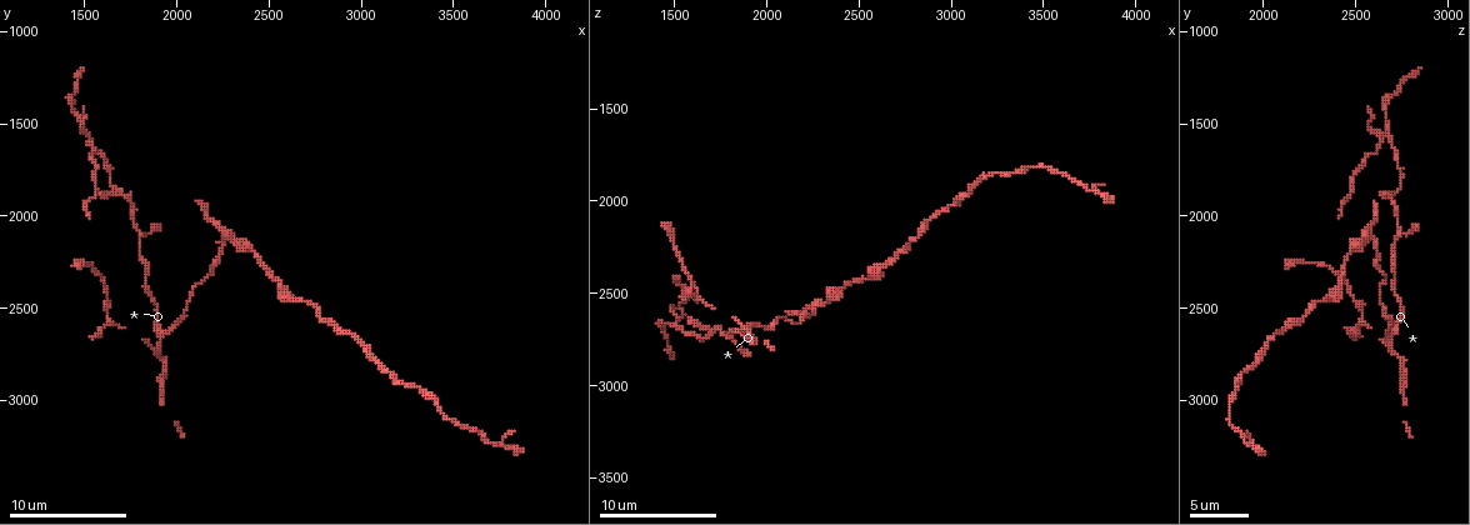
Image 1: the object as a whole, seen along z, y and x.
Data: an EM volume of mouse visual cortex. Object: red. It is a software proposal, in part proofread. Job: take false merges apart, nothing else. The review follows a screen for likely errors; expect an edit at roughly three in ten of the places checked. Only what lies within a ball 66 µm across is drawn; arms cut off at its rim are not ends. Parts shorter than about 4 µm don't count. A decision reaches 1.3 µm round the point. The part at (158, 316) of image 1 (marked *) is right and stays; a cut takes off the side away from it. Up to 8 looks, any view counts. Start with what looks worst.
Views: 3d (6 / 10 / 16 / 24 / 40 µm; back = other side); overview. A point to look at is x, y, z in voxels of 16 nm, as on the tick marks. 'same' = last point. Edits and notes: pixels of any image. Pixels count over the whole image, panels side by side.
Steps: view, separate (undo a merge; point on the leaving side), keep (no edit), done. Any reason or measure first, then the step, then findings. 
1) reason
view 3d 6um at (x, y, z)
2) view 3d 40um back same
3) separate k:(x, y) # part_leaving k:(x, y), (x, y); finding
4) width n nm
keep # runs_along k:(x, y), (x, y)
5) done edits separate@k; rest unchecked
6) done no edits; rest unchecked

four or more arms meet
view 3d 16um at (1520, 1540, 2640)

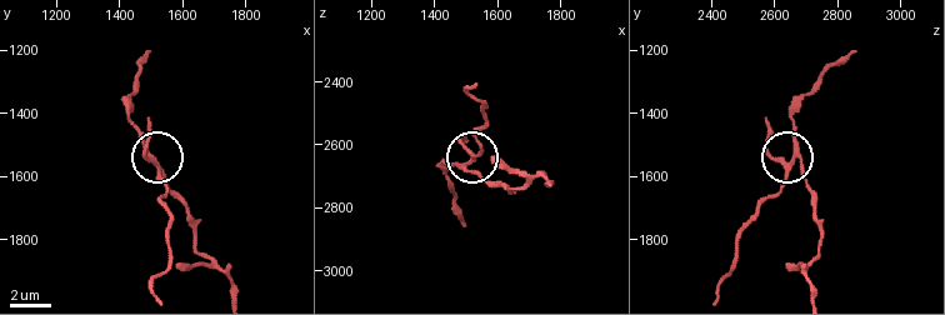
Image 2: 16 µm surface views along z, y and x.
separate 2:(479, 155) # part_leaving 2:(464, 170), (480, 153), (485, 123), (475, 84); a second neuron is stuck on

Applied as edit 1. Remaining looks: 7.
arms part here
view 3d 16um at (1940, 2620, 2660)

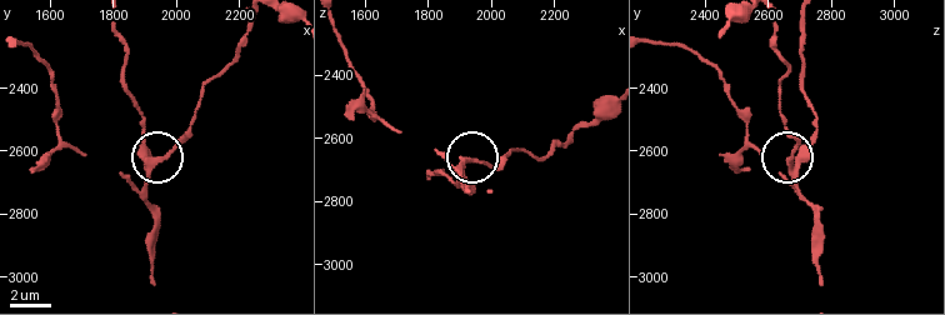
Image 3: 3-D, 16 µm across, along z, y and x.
width 240 nm
separate 3:(170, 151) # part_leaving 3:(150, 166), (184, 133), (200, 93), (234, 58), (249, 23); a second neuron is stuck on

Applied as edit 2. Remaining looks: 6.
view overview

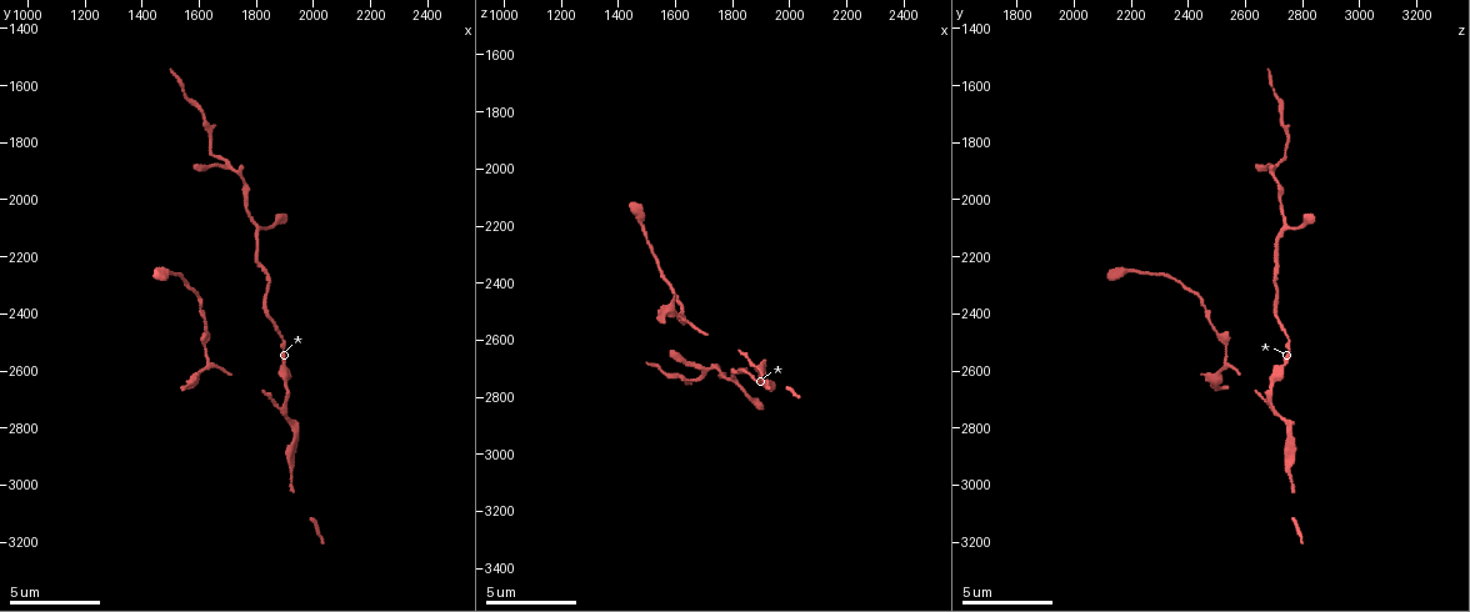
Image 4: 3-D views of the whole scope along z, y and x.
three arms meet
view 3d 10um at (1630, 2570, 2530)

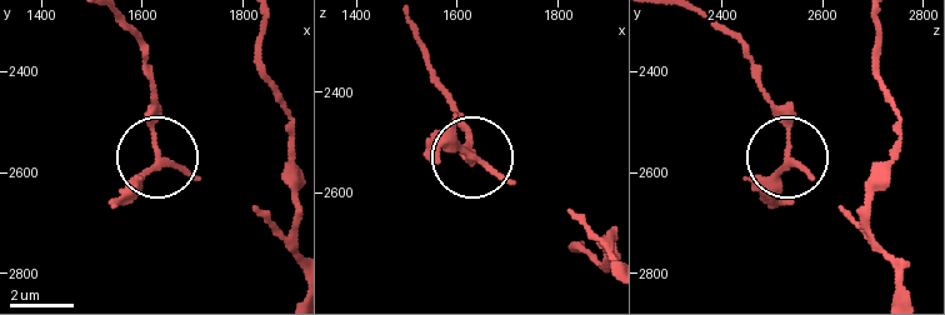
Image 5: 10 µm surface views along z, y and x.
width 140 nm
keep # runs_along 5:(606, 238), (469, 160), (469, 128); all the same neuron

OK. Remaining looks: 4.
thick turns thin
view 3d 10um at (1720, 1900, 2700)

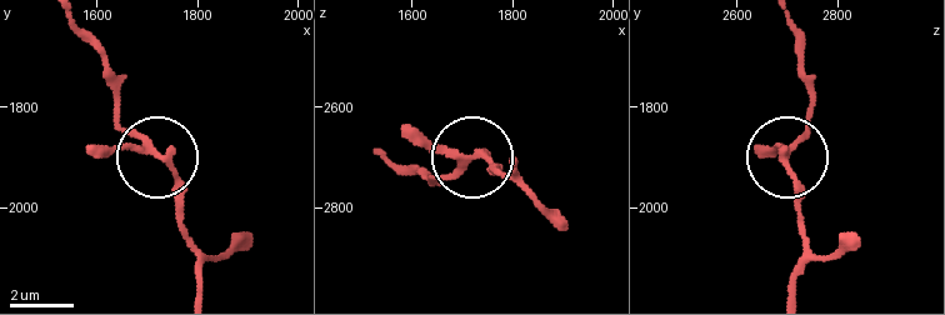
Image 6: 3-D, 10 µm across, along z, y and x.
width 180 nm
keep # runs_along 6:(198, 288), (179, 183), (125, 126), (116, 105); all the same neuron

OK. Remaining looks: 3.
done edits separate@2, separate@3; rest unchecked

